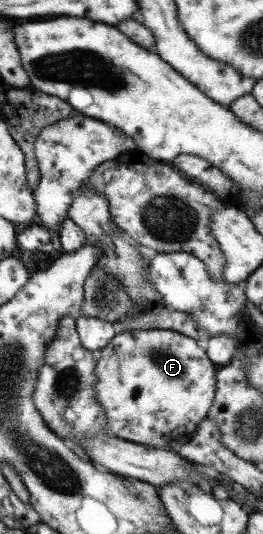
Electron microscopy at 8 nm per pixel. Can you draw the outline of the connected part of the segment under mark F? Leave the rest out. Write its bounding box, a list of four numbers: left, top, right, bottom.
[95,329,216,448]

